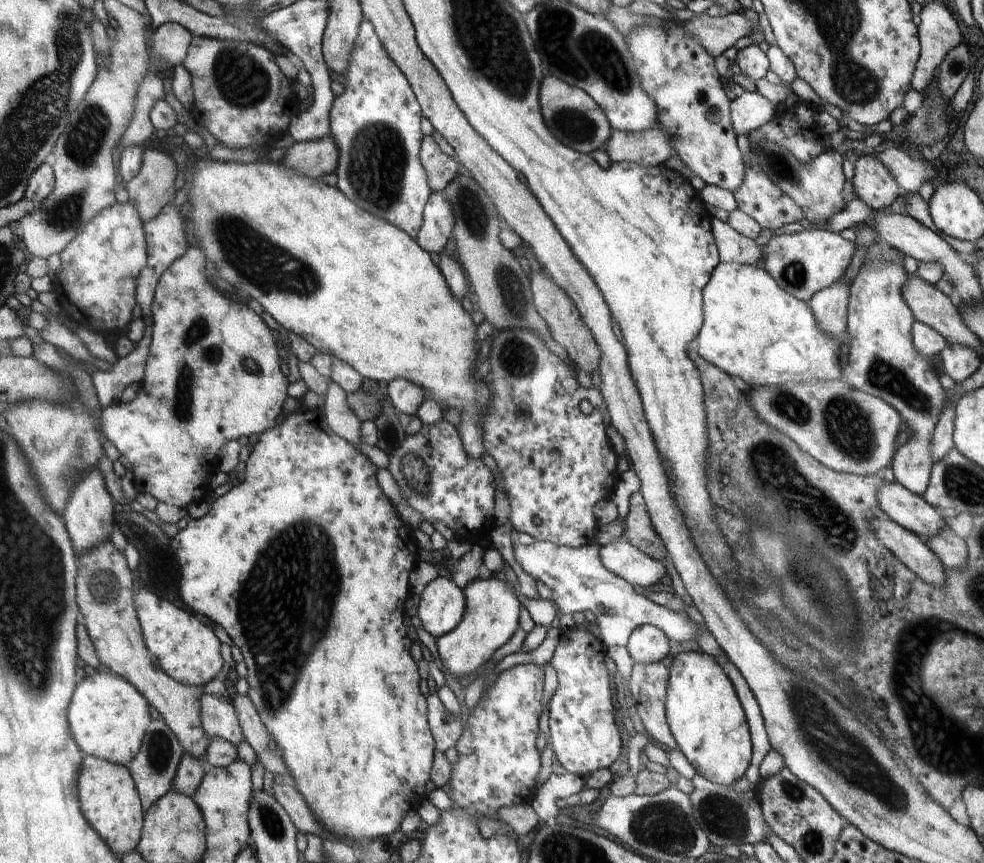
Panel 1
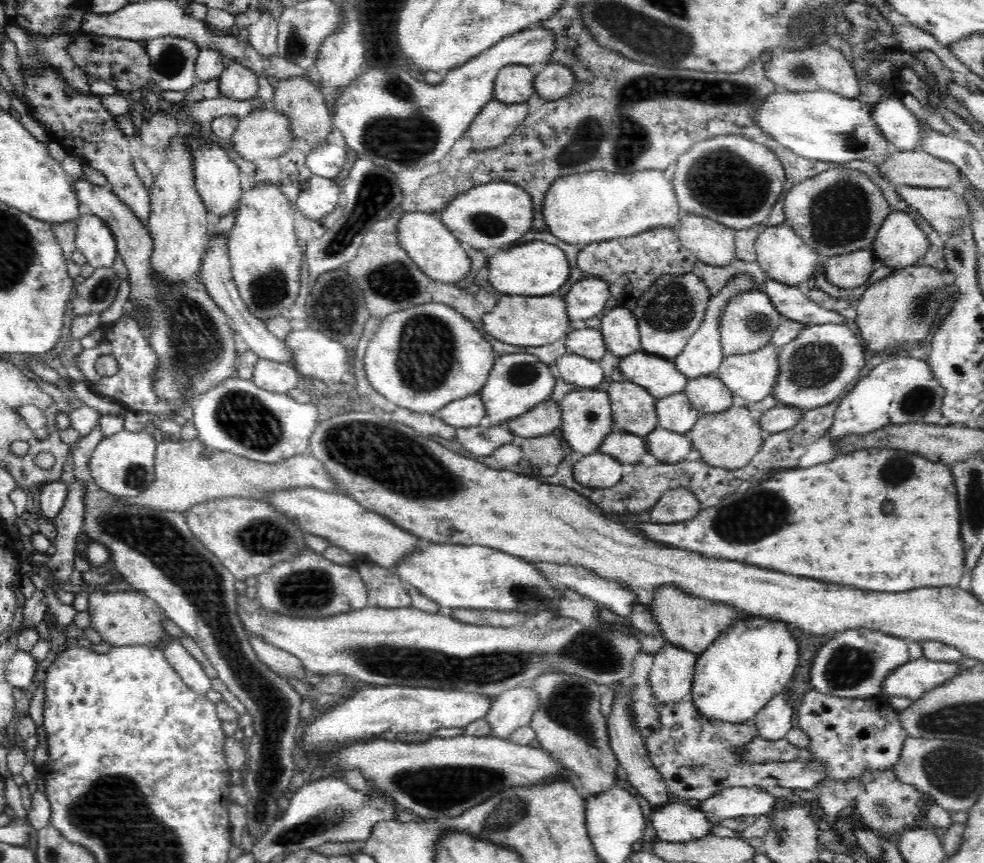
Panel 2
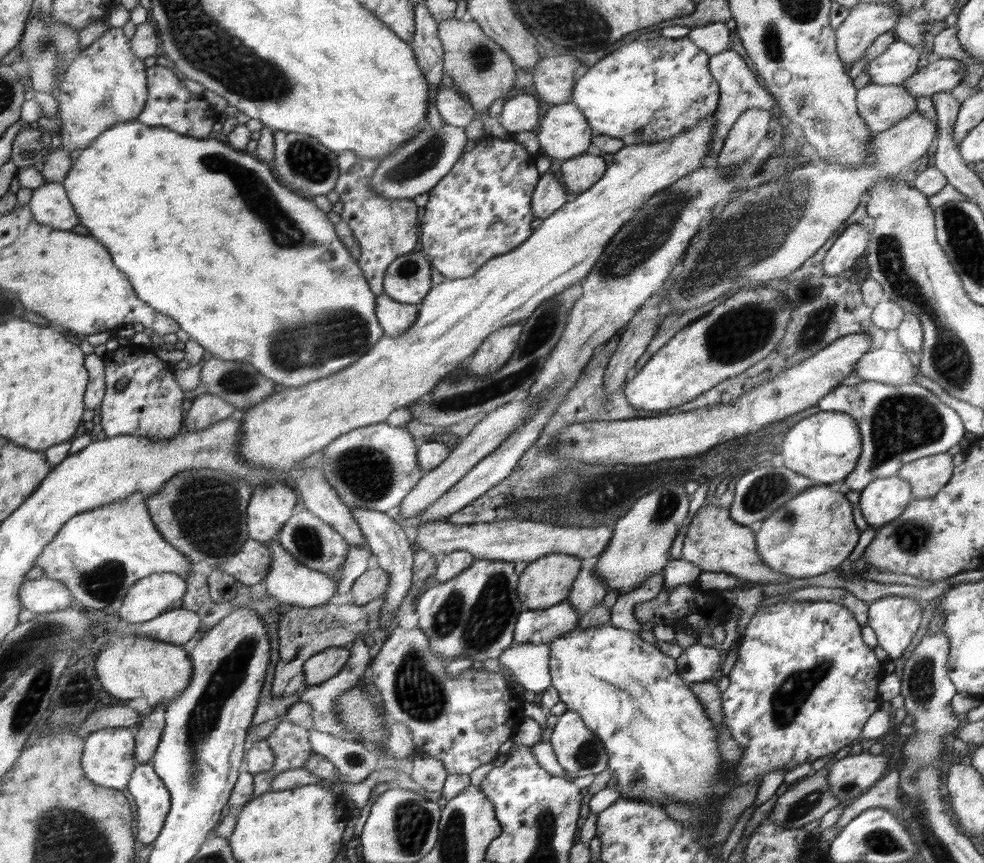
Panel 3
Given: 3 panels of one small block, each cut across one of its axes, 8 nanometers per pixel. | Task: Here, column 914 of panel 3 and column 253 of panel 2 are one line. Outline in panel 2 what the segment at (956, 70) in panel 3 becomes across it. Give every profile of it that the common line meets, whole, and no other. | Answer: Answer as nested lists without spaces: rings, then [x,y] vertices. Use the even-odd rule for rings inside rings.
[[[233,63],[226,67],[219,78],[220,94],[225,98],[248,101],[258,95],[259,76],[251,74],[246,67]]]

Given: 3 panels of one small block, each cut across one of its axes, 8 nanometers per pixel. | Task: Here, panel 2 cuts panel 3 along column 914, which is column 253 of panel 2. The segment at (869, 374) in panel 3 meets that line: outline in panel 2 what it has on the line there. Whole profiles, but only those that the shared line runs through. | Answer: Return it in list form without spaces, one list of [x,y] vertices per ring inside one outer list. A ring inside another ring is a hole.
[[[259,358],[254,365],[252,381],[270,392],[287,394],[298,386],[300,374],[289,363]]]

